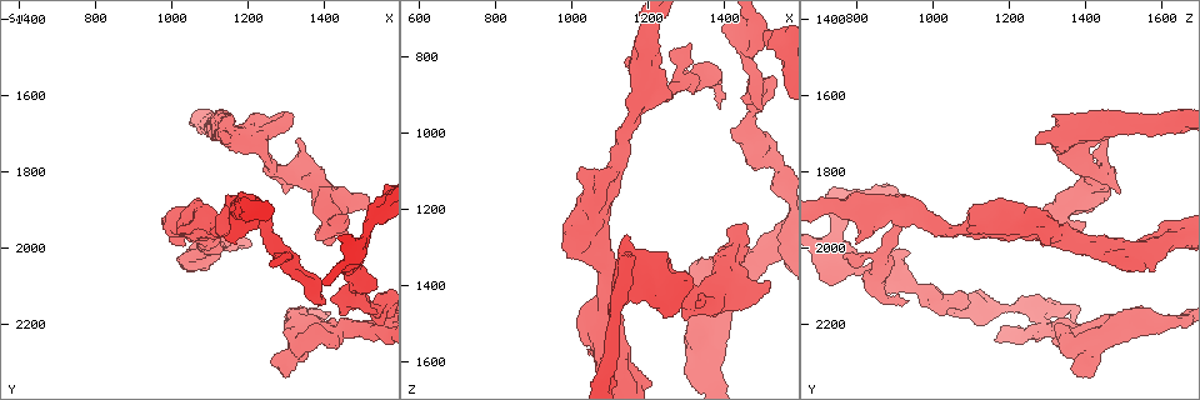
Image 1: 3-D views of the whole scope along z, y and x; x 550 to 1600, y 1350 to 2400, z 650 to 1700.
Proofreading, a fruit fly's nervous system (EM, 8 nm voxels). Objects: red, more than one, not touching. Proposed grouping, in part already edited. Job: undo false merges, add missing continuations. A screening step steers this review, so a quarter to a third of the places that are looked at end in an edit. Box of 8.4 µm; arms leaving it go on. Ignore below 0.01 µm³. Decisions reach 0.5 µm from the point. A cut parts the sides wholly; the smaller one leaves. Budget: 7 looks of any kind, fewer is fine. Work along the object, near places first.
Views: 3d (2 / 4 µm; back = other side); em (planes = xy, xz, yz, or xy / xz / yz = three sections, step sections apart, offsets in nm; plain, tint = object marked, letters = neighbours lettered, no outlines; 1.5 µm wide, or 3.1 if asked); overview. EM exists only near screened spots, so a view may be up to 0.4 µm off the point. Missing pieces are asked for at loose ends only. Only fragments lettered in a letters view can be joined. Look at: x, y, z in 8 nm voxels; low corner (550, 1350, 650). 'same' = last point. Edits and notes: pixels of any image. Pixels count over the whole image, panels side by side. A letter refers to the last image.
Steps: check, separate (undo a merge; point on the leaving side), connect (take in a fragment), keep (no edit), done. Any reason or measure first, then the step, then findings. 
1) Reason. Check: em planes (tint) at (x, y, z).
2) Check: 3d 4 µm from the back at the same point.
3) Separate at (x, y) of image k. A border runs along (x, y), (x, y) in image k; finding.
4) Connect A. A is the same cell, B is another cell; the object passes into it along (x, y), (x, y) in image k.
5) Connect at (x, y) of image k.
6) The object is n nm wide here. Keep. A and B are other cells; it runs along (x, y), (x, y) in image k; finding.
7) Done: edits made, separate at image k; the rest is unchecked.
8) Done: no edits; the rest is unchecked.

An open end. Check: 3d 4 µm at (1170, 1990, 800).

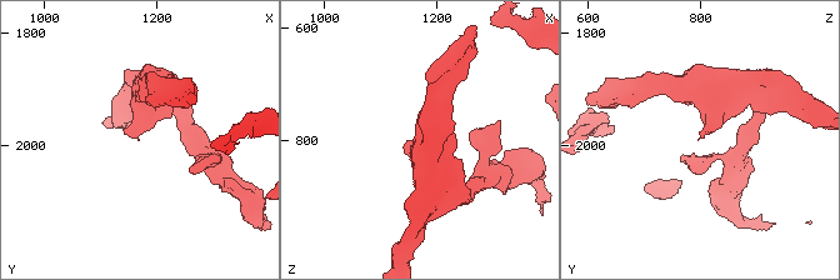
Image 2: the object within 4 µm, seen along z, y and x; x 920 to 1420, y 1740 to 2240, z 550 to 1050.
Need the tissue. Check: em planes (letters) at (1160, 1990, 800).

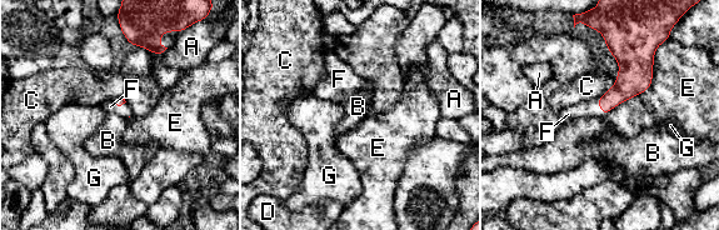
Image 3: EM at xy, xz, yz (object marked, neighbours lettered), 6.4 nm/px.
The longest contact is with E, 550 nm. Connect F. F is the same cell, A, B, C, D, E and G are other cells; the object passes into it along (629, 83), (599, 106), (584, 109) in image 3; it goes on there.

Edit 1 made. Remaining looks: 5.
Check: overview.

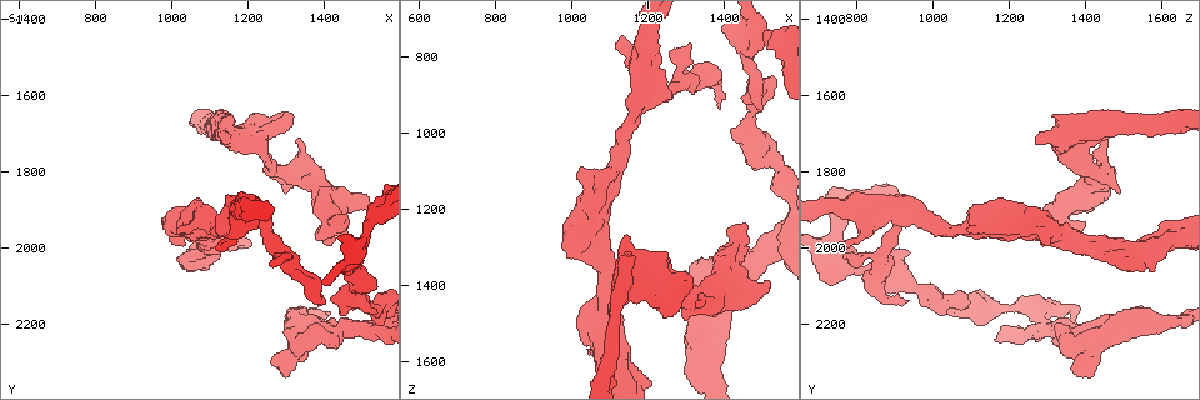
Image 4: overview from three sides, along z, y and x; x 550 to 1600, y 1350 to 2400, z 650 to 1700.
Thick end. Check: em planes (plain) at (1520, 1905, 1390).

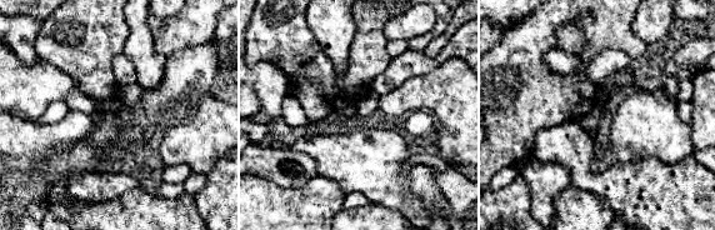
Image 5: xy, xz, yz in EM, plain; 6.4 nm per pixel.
Check: em planes (letters) at the same point.

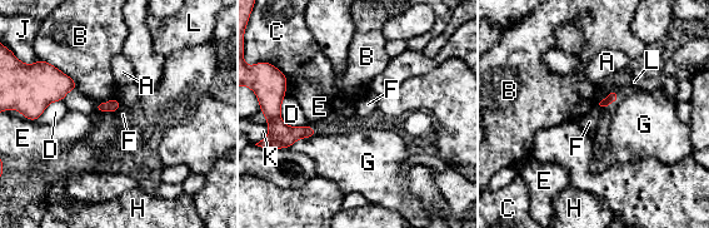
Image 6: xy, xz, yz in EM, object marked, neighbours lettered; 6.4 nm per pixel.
Keep. A, B, C, D, E, F, G, H, J, K and L are other cells; a border runs along (121, 105), (115, 113) in image 6; none of them fits.

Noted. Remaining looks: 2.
Done: edits made, connect at image 3; the rest is unchecked.

